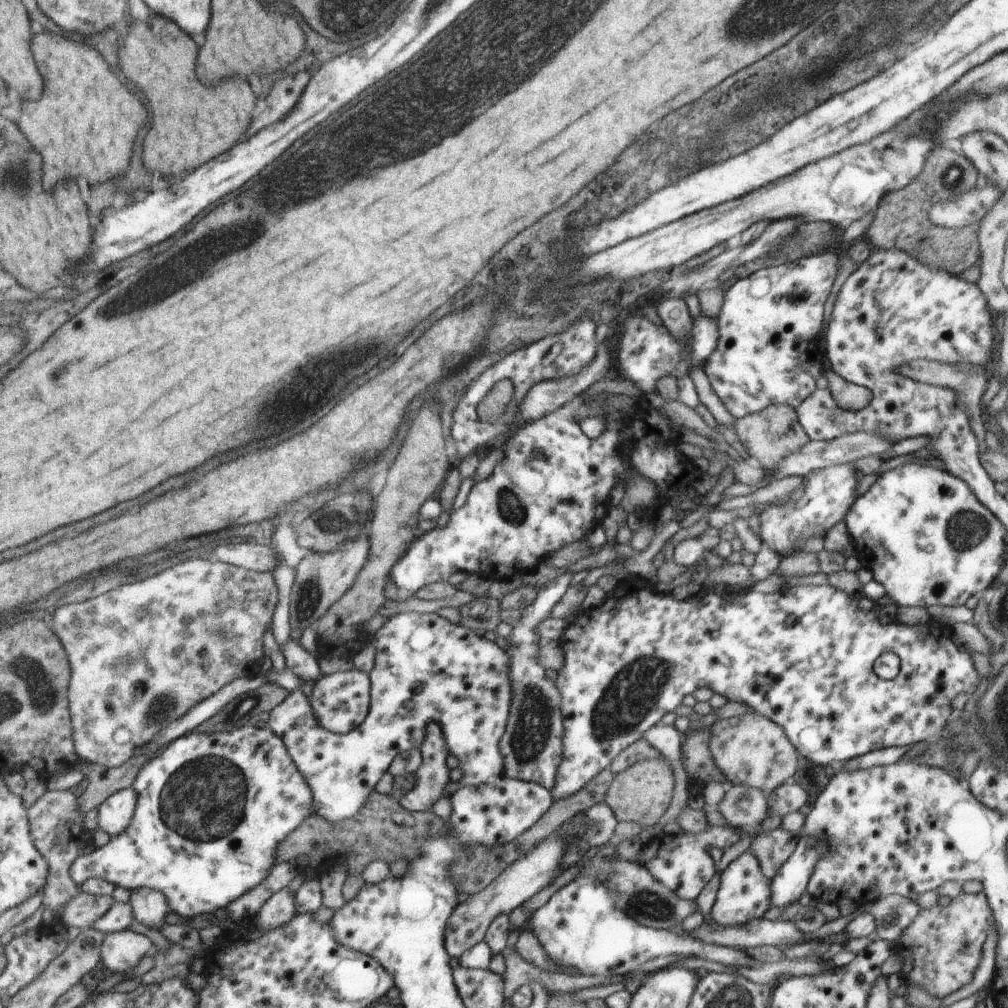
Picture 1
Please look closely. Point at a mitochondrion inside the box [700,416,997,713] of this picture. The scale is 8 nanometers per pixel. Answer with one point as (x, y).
(966, 531)

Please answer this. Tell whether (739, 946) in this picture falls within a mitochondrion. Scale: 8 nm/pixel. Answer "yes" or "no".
no

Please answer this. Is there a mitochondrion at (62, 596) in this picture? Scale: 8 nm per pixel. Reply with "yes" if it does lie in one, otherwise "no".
no

